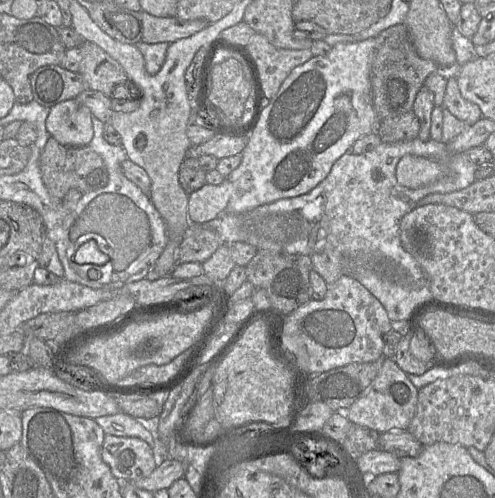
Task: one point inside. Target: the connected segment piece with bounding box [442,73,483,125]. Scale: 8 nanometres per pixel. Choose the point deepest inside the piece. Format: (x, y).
(464, 110)

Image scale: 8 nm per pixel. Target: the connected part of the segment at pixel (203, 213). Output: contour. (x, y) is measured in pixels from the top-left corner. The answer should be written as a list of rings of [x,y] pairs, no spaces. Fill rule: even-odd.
[[[227,178],[219,185],[205,184],[189,194],[188,217],[192,224],[209,222],[226,211],[232,194]]]

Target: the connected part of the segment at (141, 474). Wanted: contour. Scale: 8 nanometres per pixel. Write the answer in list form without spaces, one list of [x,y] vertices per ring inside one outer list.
[[[105,435],[101,458],[119,481],[148,477],[156,468],[151,446],[137,437]]]

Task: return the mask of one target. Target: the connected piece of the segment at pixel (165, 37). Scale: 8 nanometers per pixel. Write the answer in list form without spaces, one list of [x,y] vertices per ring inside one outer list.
[[[142,10],[141,15],[142,42],[149,44],[160,42],[171,44],[179,39],[188,38],[209,25],[208,21],[202,19],[183,20],[176,16],[157,17]]]

